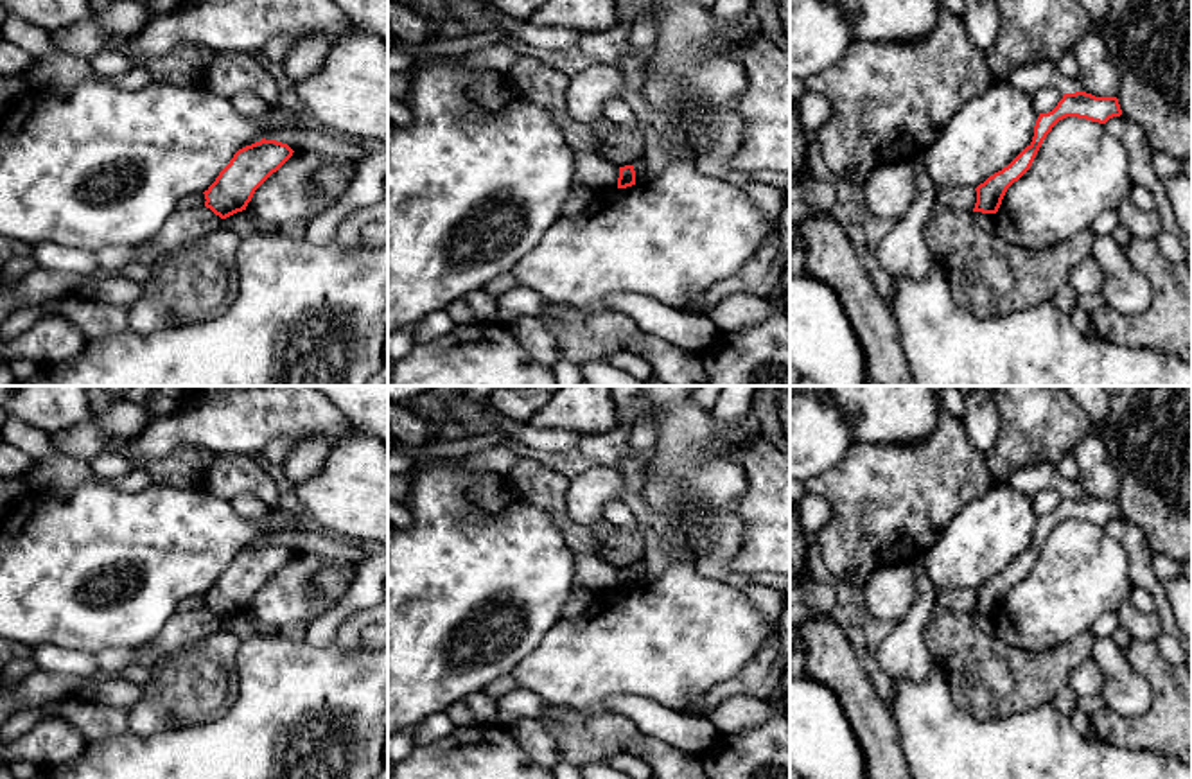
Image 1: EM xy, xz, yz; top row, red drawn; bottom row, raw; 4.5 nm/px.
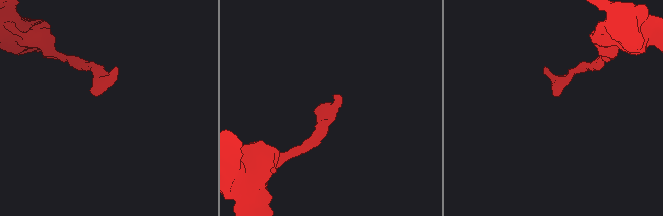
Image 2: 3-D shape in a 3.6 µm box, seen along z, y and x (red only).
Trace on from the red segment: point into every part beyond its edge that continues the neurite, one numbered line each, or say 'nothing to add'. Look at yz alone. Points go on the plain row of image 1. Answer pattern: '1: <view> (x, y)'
nothing to add

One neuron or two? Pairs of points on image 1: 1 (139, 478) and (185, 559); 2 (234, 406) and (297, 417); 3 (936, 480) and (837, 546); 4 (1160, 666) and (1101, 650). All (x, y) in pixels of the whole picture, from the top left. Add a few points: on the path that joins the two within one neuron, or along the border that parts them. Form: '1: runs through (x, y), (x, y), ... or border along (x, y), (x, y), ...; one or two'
1: border along (105, 480), (131, 492), (142, 492), (151, 485); two
2: runs through (250, 408), (280, 408); one
3: runs through (911, 490), (896, 498), (862, 530); one
4: border along (1122, 650), (1128, 663), (1148, 682), (1151, 693); two

